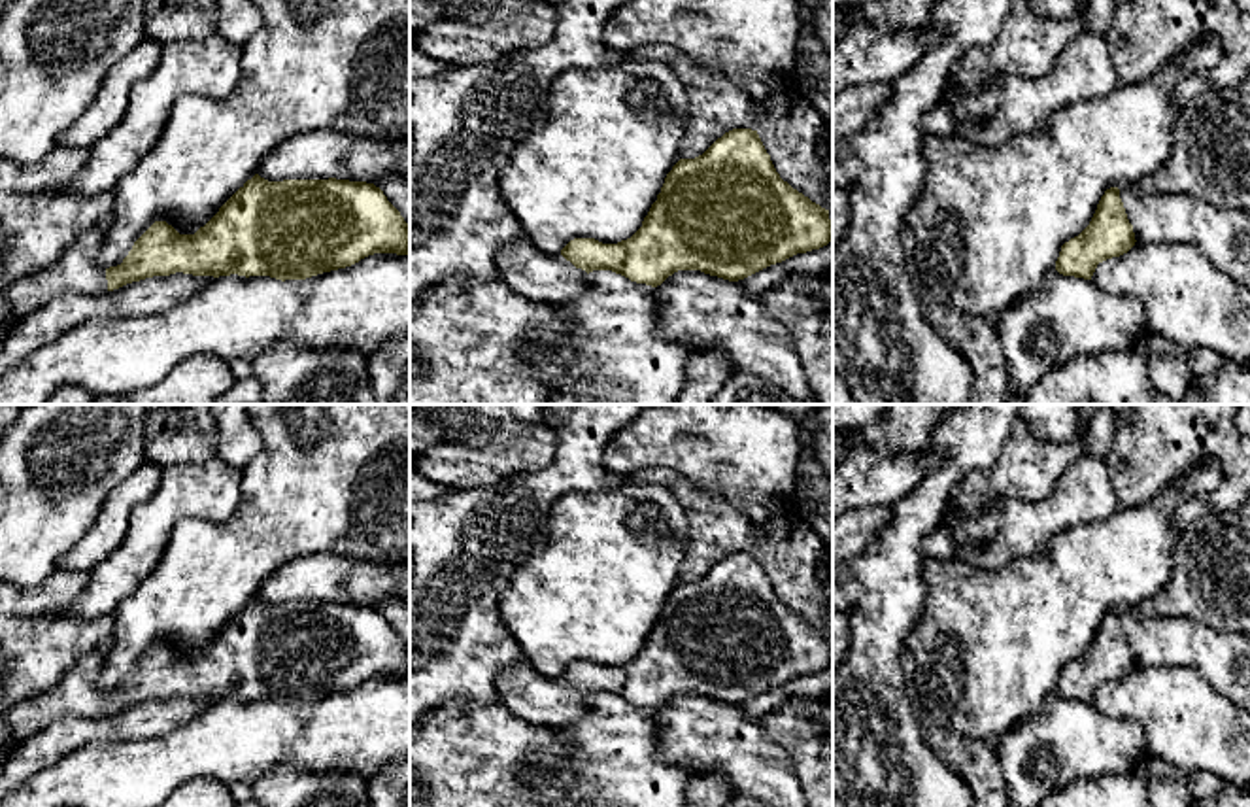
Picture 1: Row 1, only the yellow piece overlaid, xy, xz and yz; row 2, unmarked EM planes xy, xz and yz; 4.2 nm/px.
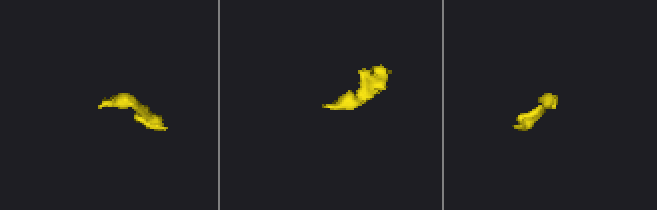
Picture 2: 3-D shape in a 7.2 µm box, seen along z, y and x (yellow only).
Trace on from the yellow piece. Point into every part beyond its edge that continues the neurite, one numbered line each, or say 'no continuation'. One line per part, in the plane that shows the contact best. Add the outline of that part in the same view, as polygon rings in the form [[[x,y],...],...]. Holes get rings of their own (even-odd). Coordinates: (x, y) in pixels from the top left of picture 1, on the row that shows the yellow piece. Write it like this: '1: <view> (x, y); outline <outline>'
1: xz (544, 278); outline [[[527,238],[497,255],[500,282],[536,304],[570,306],[589,289],[587,272],[561,253],[538,251]]]

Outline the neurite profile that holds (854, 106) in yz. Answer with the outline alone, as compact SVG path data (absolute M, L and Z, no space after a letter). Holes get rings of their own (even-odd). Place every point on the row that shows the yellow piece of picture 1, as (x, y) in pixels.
M889 83L848 87L833 100L833 146L859 132L889 96Z

